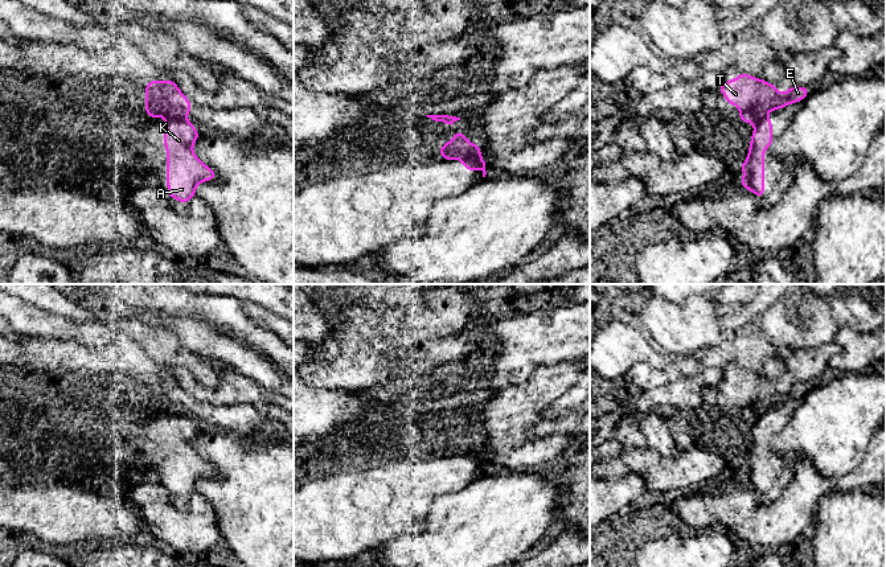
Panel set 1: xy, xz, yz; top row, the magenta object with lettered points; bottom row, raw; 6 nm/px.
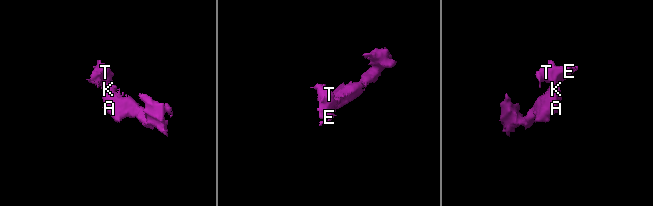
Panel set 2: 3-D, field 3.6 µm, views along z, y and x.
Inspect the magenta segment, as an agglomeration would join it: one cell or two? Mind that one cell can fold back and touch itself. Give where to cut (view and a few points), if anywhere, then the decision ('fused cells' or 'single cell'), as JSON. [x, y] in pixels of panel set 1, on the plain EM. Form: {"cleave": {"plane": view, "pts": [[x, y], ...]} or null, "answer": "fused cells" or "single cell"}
{"cleave": {"plane": "xy", "pts": [[184, 414], [168, 416]]}, "answer": "fused cells"}

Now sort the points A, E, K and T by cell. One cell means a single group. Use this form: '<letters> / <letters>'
A K / E T

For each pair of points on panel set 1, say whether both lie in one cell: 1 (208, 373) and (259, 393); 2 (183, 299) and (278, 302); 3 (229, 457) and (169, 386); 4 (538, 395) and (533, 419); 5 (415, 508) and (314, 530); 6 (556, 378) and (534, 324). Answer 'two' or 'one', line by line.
1: two
2: two
3: two
4: one
5: one
6: two

